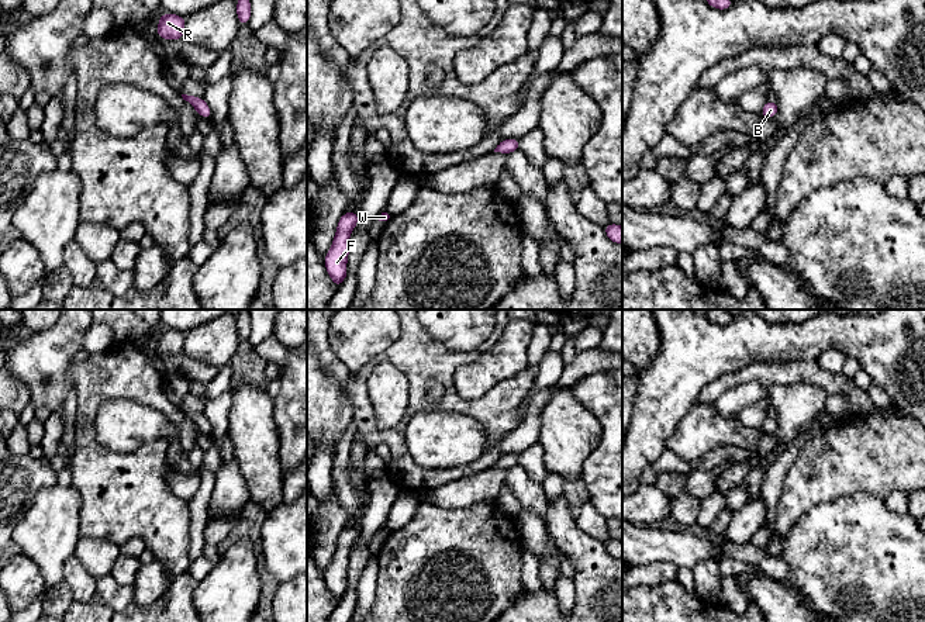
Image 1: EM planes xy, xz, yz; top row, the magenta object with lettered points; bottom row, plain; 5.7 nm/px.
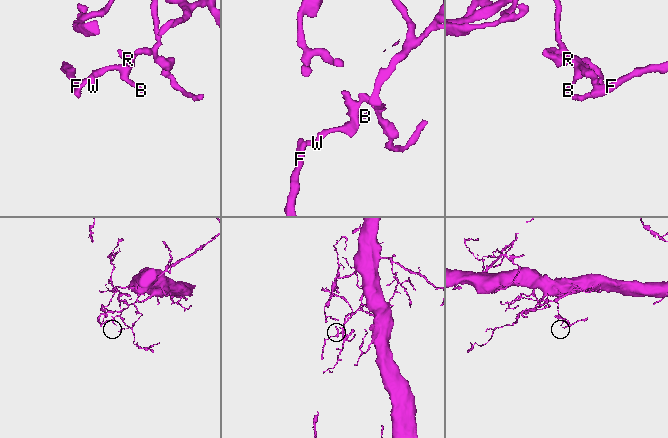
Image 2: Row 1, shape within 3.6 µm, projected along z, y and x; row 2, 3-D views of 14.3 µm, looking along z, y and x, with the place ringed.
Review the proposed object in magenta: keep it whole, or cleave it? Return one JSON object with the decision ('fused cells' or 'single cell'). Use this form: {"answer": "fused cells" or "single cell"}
{"answer": "single cell"}

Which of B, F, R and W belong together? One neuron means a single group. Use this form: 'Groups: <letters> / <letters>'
Groups: B F R W

